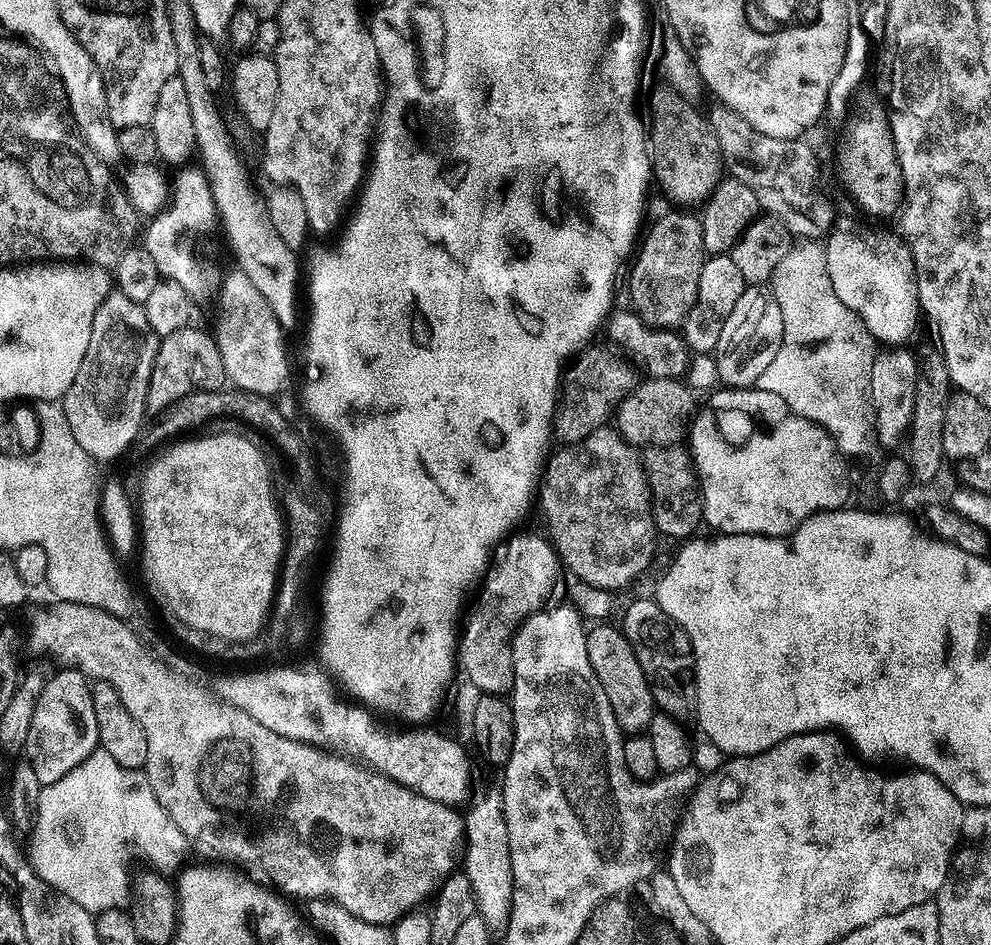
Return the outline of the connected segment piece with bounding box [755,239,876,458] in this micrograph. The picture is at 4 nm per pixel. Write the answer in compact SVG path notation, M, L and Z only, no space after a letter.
M801 239L778 262L770 281L772 297L782 310L782 346L774 354L774 362L758 374L755 387L778 394L794 414L814 422L828 432L836 448L845 457L864 456L874 448L876 417L872 414L872 358L874 339L859 317L842 304L831 286L826 270L825 245L815 240Z

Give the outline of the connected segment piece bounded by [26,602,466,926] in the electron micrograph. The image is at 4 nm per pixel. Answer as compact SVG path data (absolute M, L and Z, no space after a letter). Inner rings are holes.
M63 602L53 605L33 618L28 638L26 634L26 648L40 656L49 652L60 663L57 665L75 668L89 681L107 680L116 687L122 706L130 710L130 718L140 723L142 734L146 734L146 762L142 771L160 805L189 841L196 843L197 840L212 848L214 855L224 859L221 861L237 860L245 868L243 871L261 885L272 883L273 889L281 888L286 895L297 896L301 902L332 900L354 914L354 918L385 926L399 920L405 912L423 905L420 903L424 899L427 901L437 891L438 885L452 875L452 852L459 853L466 843L464 817L459 811L456 813L453 805L431 801L415 789L404 788L381 774L373 774L367 767L343 755L329 754L311 744L280 737L255 721L245 710L222 700L215 704L195 688L169 675L160 664L141 652L140 645L129 635L128 629L121 627L116 620L90 608L69 607ZM272 783L292 787L292 797L285 802L284 813L257 836L243 836L240 820L232 812L251 802L251 792L256 792L260 800L266 799L268 784ZM320 824L336 832L336 849L333 852L320 848L320 836L316 833Z

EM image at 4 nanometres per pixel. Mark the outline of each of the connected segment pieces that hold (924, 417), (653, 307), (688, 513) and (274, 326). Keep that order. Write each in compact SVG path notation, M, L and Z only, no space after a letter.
M931 347L918 352L920 369L916 375L916 401L914 402L912 426L906 437L906 448L908 444L906 459L912 471L913 481L917 485L930 483L939 474L940 467L946 464L942 446L942 426L946 418L946 406L950 399L952 379L946 370L946 362L939 347Z
M688 210L672 211L676 212L658 217L652 229L643 233L635 253L636 261L635 256L631 261L628 296L632 299L631 311L649 327L676 330L683 325L698 298L698 274L702 274L706 253L699 215L691 216Z
M671 444L654 446L642 452L644 473L652 495L652 521L661 537L673 536L676 542L691 537L704 518L704 503L700 501L700 482L696 478L696 466L687 447Z
M237 271L235 275L236 284L221 287L215 301L220 313L216 316L214 339L224 374L235 387L271 398L279 392L289 391L291 385L288 384L292 380L292 372L288 369L288 348L284 345L286 332L280 327L278 318L274 318L274 310L270 310L266 298L258 294L254 282L250 282L244 272Z

